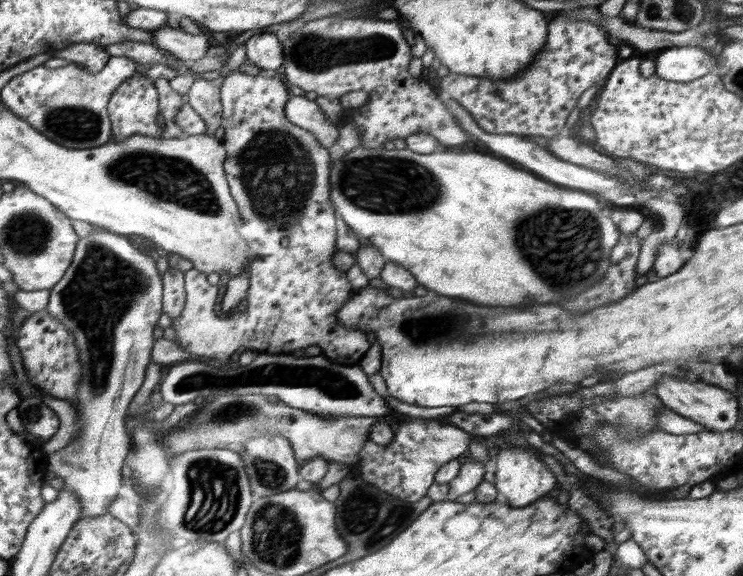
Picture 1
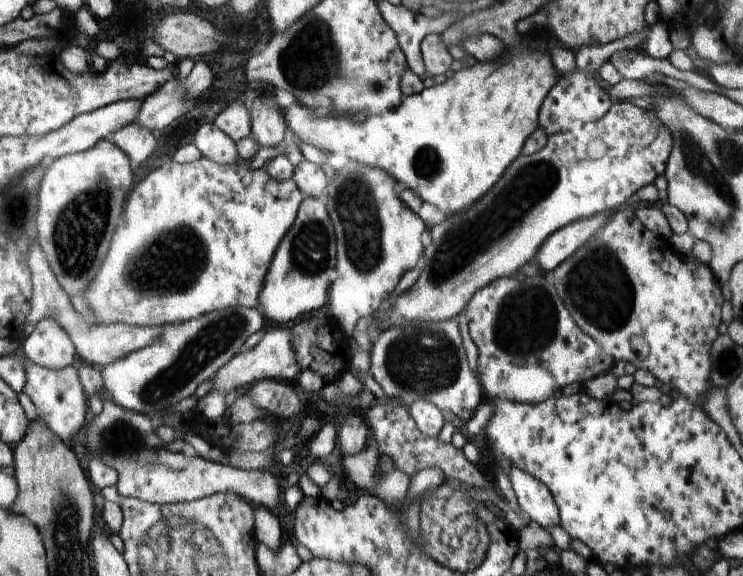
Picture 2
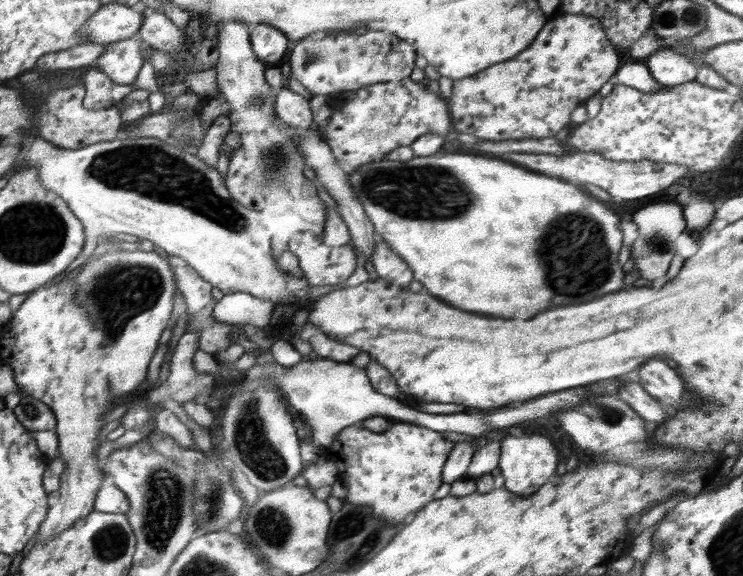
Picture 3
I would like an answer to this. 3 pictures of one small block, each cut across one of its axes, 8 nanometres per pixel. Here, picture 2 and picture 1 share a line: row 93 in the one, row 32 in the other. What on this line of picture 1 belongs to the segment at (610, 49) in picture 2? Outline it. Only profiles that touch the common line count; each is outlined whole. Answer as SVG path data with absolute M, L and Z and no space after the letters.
M558 16L549 21L546 44L528 70L510 78L510 81L490 80L490 78L461 75L450 71L448 75L439 78L442 89L440 97L443 102L446 99L458 101L488 133L557 137L564 134L566 119L576 106L582 92L594 85L601 89L606 84L610 71L619 61L619 47L612 45L608 30L602 28L598 22L584 22L584 20L568 22L564 16Z

